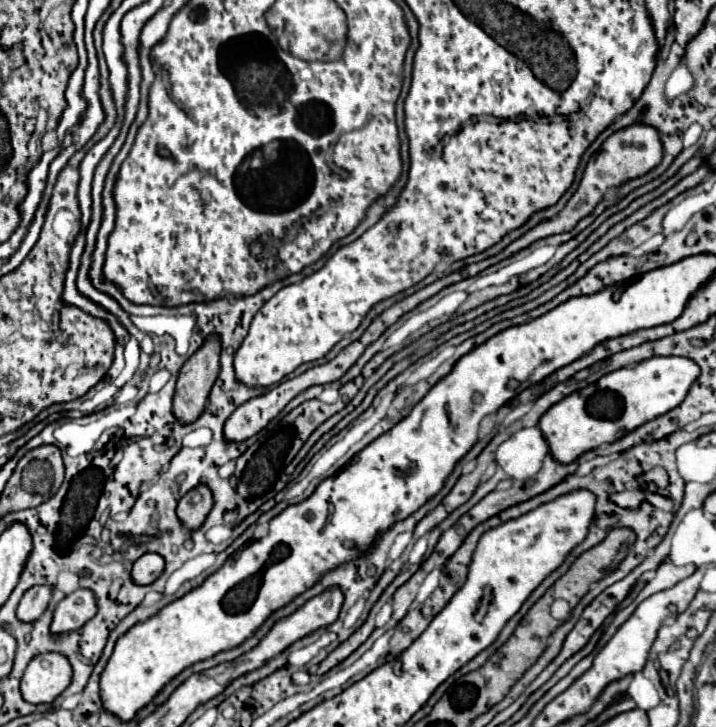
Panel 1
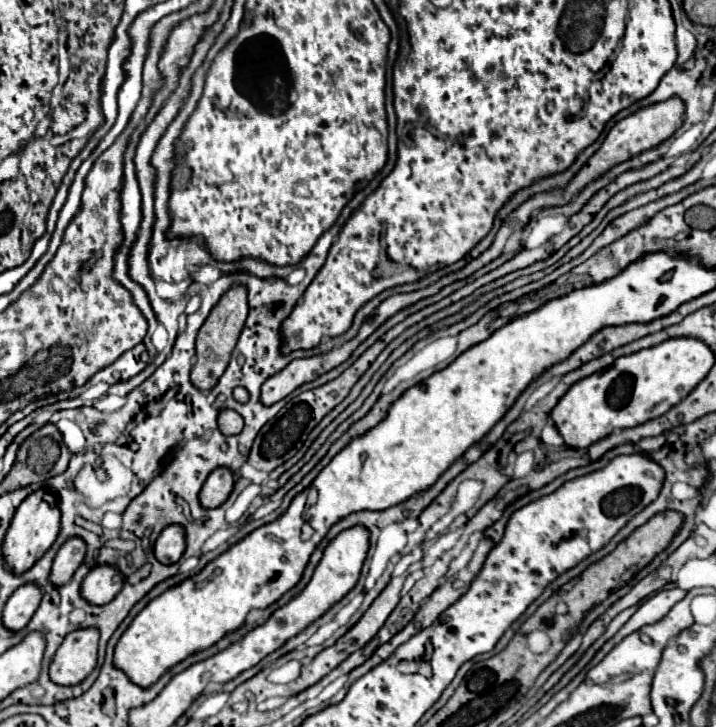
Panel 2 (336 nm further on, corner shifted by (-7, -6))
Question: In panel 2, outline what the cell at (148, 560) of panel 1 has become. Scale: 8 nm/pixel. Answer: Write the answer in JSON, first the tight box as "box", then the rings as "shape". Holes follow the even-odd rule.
{"box":[154,525,186,565],"shape":[[[170,525],[158,537],[158,541],[154,545],[154,555],[162,565],[172,565],[182,557],[184,549],[186,549],[186,541],[184,541],[182,527]]]}

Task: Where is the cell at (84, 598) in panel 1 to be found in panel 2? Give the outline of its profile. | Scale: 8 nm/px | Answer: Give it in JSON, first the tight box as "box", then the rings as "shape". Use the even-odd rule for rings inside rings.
{"box":[80,567,124,605],"shape":[[[94,567],[94,571],[90,571],[90,575],[86,575],[86,579],[82,581],[80,593],[82,599],[86,599],[90,605],[106,605],[118,595],[122,585],[124,579],[118,569]]]}

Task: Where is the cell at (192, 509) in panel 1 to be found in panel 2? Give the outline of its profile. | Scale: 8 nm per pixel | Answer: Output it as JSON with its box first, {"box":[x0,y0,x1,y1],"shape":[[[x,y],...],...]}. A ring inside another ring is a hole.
{"box":[200,467,234,509],"shape":[[[226,467],[214,469],[208,475],[208,479],[200,491],[200,505],[204,509],[220,507],[232,493],[232,487],[234,487],[234,479],[232,479],[230,469],[226,469]]]}

